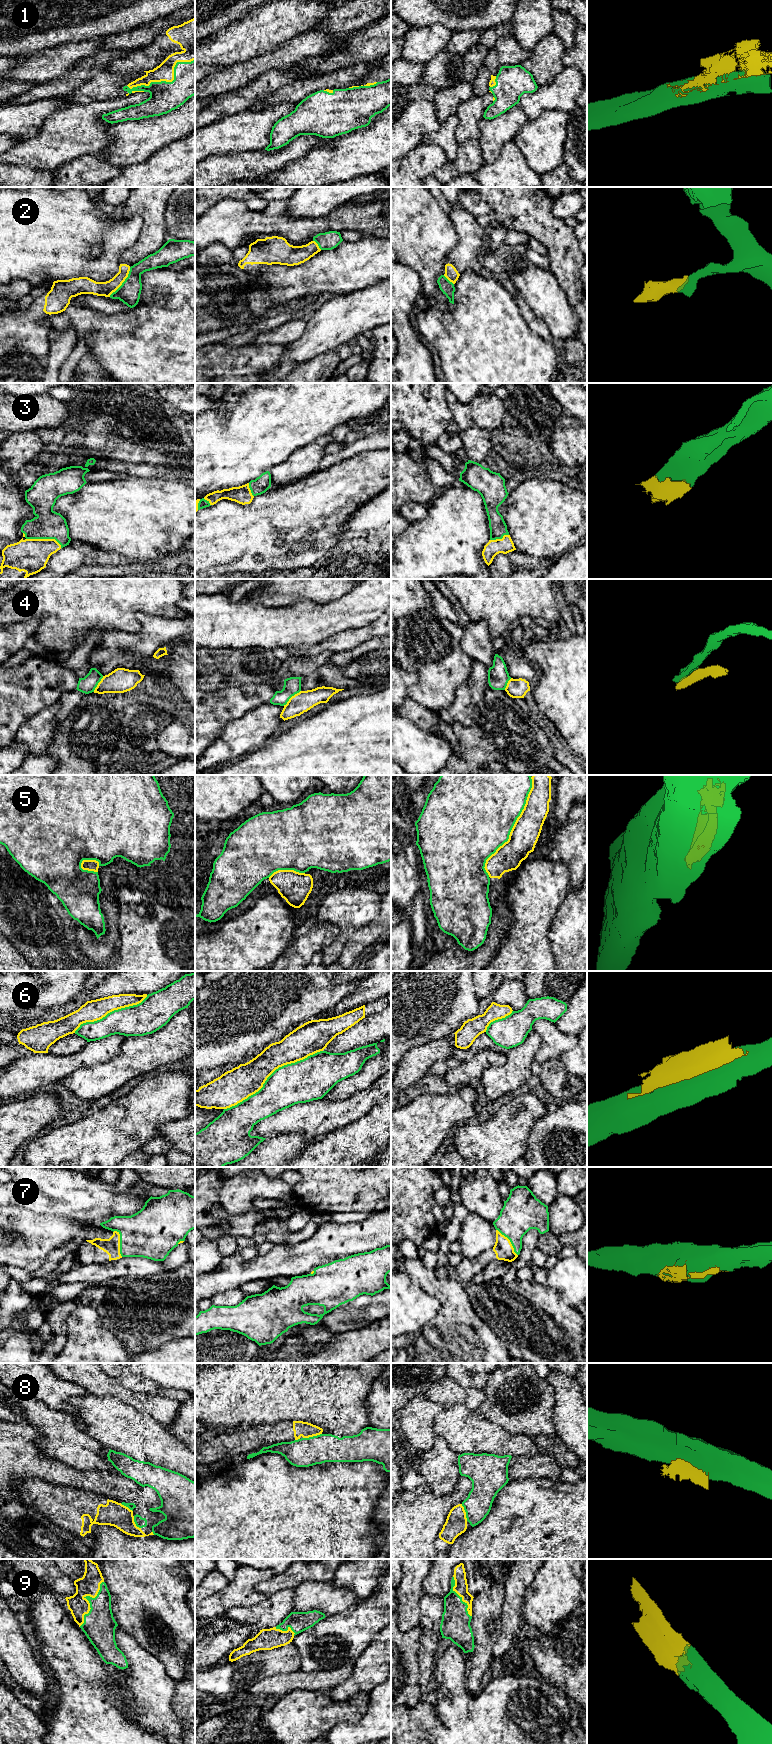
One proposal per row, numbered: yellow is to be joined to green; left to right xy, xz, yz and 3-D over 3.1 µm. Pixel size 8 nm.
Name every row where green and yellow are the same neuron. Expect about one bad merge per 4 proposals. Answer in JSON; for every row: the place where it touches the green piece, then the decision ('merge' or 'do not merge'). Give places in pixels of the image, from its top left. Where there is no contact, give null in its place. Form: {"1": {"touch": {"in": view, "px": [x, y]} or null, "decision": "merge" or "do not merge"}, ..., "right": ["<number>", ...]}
{"1": {"touch": {"in": "xy", "px": [167, 82]}, "decision": "do not merge"}, "2": {"touch": {"in": "xy", "px": [123, 282]}, "decision": "do not merge"}, "3": {"touch": {"in": "xy", "px": [44, 538]}, "decision": "merge"}, "4": {"touch": {"in": "xz", "px": [291, 696]}, "decision": "do not merge"}, "5": {"touch": {"in": "yz", "px": [512, 827]}, "decision": "do not merge"}, "6": {"touch": {"in": "xz", "px": [271, 1074]}, "decision": "do not merge"}, "7": {"touch": {"in": "xy", "px": [120, 1243]}, "decision": "merge"}, "8": {"touch": {"in": "xz", "px": [313, 1436]}, "decision": "do not merge"}, "9": {"touch": {"in": "xy", "px": [87, 1599]}, "decision": "merge"}, "right": ["3", "7", "9"]}

